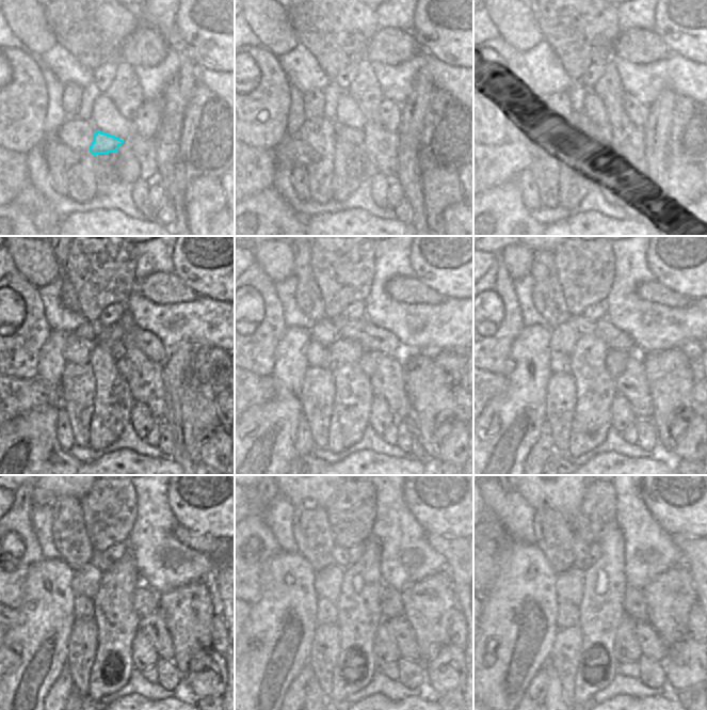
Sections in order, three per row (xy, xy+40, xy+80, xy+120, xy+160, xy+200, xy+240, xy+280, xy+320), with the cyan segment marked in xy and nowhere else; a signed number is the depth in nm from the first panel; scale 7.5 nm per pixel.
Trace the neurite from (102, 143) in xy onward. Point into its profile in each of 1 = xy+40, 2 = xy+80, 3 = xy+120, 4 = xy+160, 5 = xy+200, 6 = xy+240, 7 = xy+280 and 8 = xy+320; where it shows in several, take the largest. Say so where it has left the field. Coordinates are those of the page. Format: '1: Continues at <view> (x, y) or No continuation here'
1: Continues at xy+40 (355, 137)
2: Continues at xy+80 (599, 131)
3: Continues at xy+120 (124, 367)
4: Continues at xy+160 (368, 364)
5: Continues at xy+200 (615, 361)
6: Continues at xy+240 (145, 600)
7: Continues at xy+280 (390, 603)
8: Continues at xy+320 (635, 604)

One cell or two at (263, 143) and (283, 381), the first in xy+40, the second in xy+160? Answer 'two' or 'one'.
two

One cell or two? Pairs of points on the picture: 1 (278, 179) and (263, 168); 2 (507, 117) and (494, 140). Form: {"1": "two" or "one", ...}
{"1": "two", "2": "two"}

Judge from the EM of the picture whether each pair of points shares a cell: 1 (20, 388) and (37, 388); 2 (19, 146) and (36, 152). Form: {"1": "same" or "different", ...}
{"1": "same", "2": "different"}

